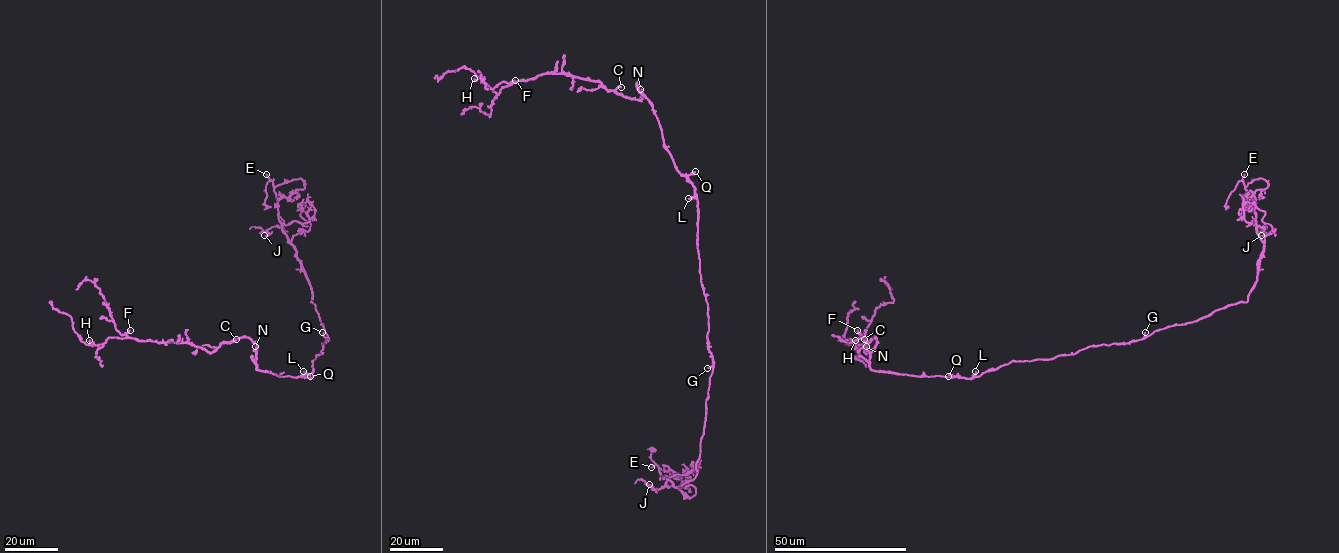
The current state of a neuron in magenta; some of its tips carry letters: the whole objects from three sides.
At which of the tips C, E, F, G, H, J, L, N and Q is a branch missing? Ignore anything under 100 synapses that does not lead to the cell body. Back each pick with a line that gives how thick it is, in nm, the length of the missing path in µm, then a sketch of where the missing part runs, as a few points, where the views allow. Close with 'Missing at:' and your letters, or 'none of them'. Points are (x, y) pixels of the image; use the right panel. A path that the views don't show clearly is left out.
E: calibre 260 nm; missing 30 µm; course (1244, 174), (1252, 160), (1236, 153), (1222, 126)
Missing at: E

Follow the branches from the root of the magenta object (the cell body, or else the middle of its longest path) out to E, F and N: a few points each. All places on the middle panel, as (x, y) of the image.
E: (697, 245), (707, 304), (707, 349), (713, 361), (697, 475), (675, 487), (662, 478), (655, 465), (651, 467)
F: (697, 245), (694, 186), (641, 92), (624, 97), (559, 73), (515, 80)
N: (697, 245), (697, 200), (694, 186), (675, 165), (663, 142), (653, 105), (640, 89)

